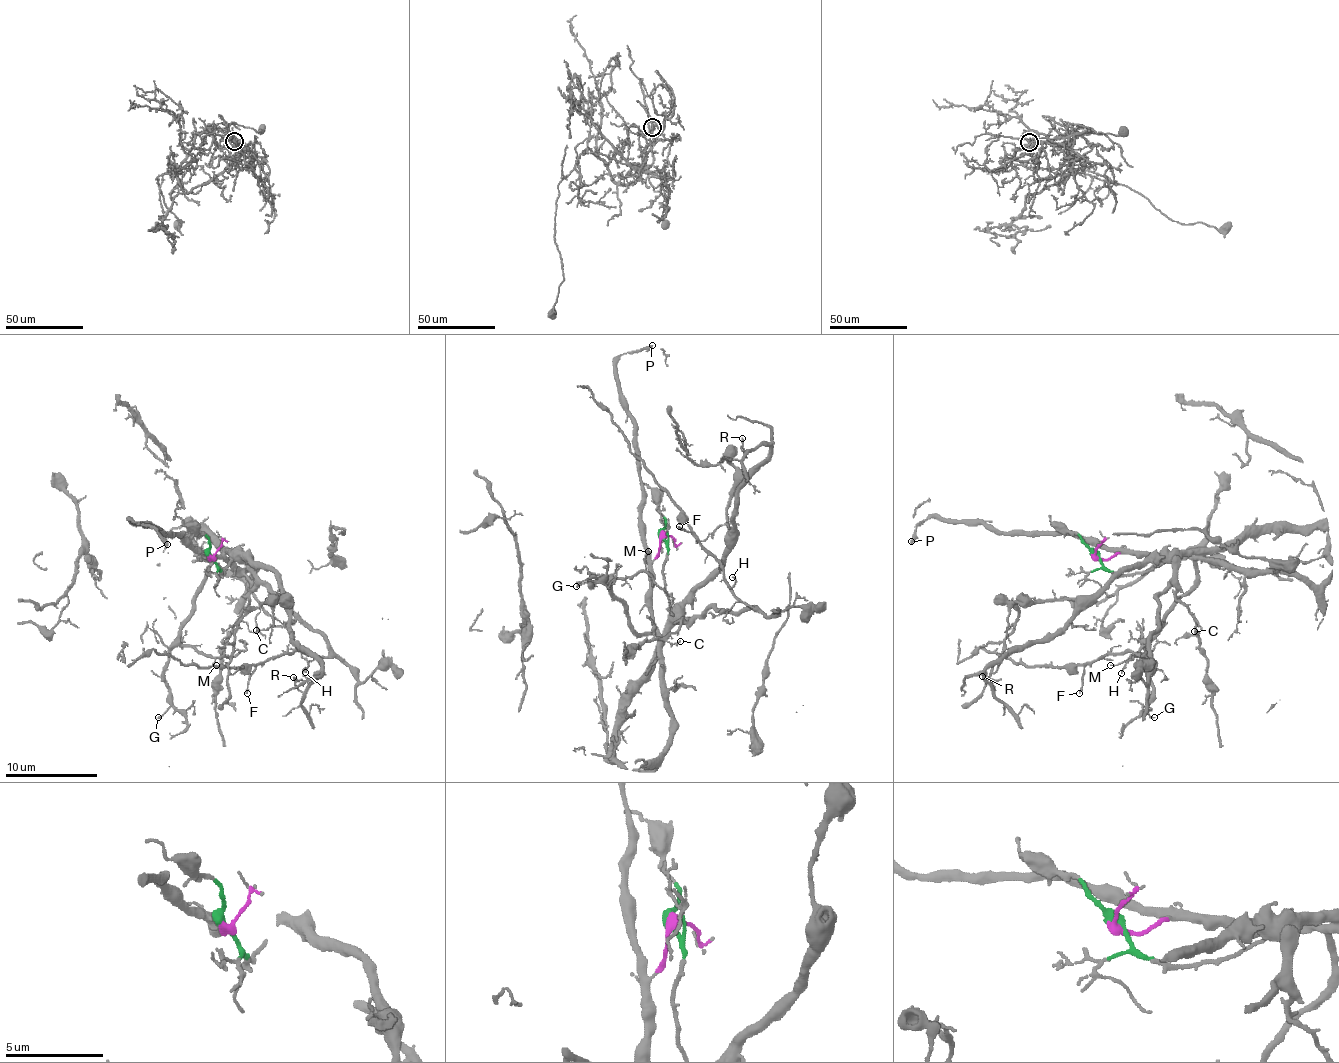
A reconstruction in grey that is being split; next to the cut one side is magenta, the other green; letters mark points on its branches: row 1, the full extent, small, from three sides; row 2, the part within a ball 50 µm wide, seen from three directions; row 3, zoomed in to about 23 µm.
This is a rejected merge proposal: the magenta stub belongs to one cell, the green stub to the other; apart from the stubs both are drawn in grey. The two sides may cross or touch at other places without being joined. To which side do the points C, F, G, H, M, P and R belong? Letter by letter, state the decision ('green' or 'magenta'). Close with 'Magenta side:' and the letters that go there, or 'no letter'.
C: green
F: green
G: magenta
H: green
M: magenta
P: magenta
R: green
Magenta side: G, M, P

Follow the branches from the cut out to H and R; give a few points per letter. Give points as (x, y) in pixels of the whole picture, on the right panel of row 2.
H: (1095, 554), (1122, 575), (1173, 566), (1170, 584), (1157, 596), (1149, 659), (1134, 658), (1122, 672)
R: (1095, 554), (1122, 575), (1163, 561), (1125, 566), (1062, 628), (1017, 645), (985, 677), (994, 690), (982, 677)

